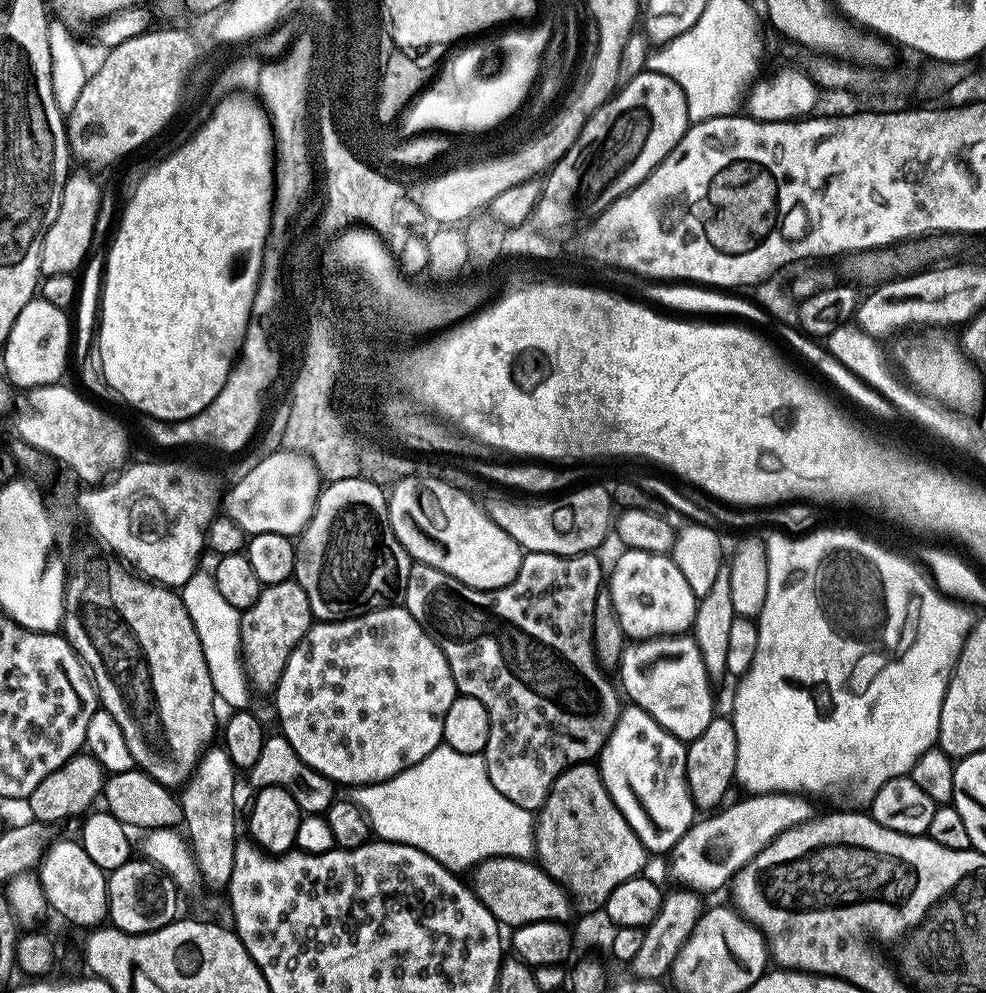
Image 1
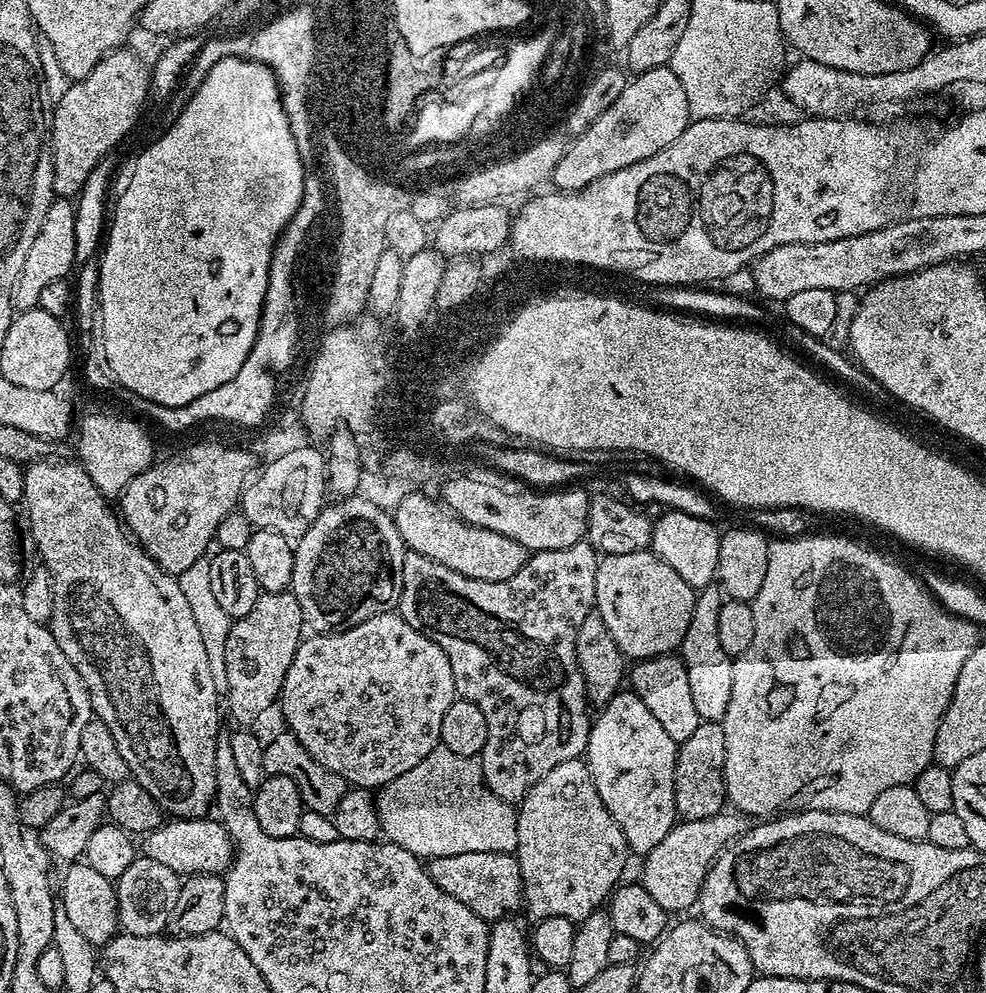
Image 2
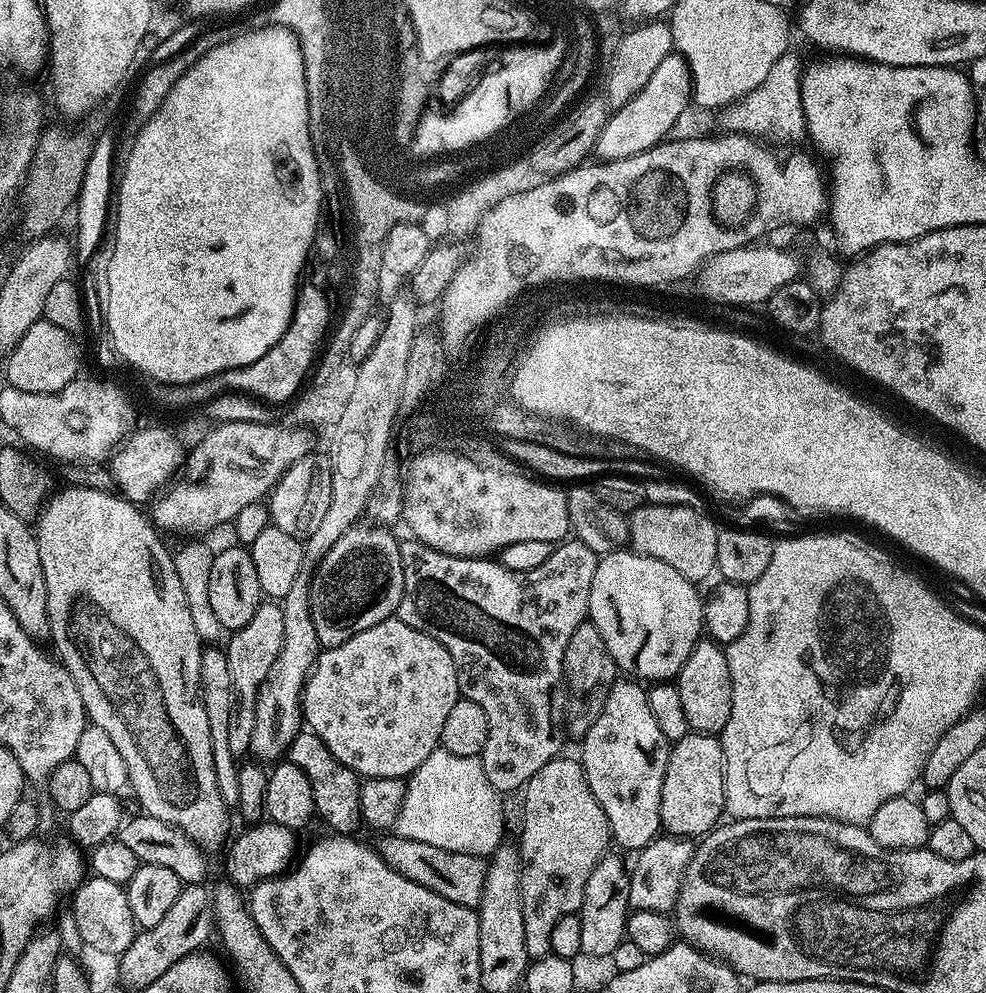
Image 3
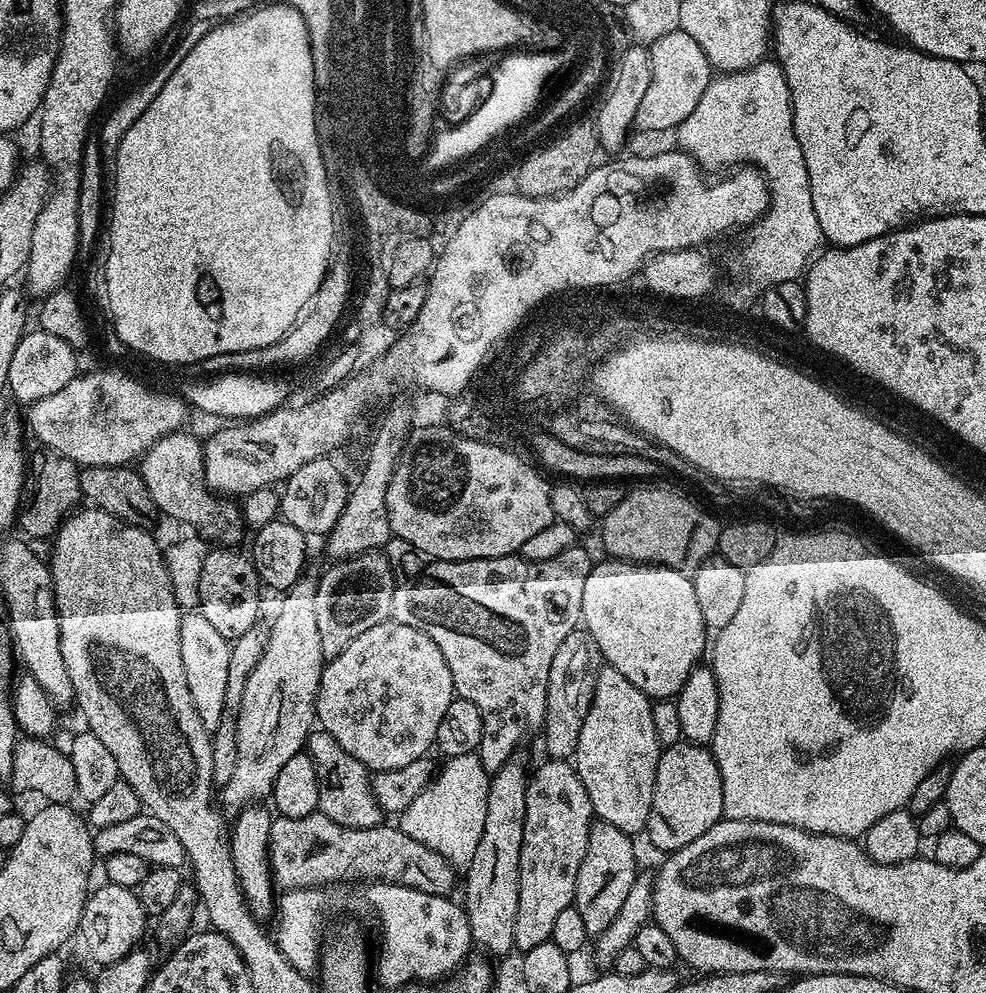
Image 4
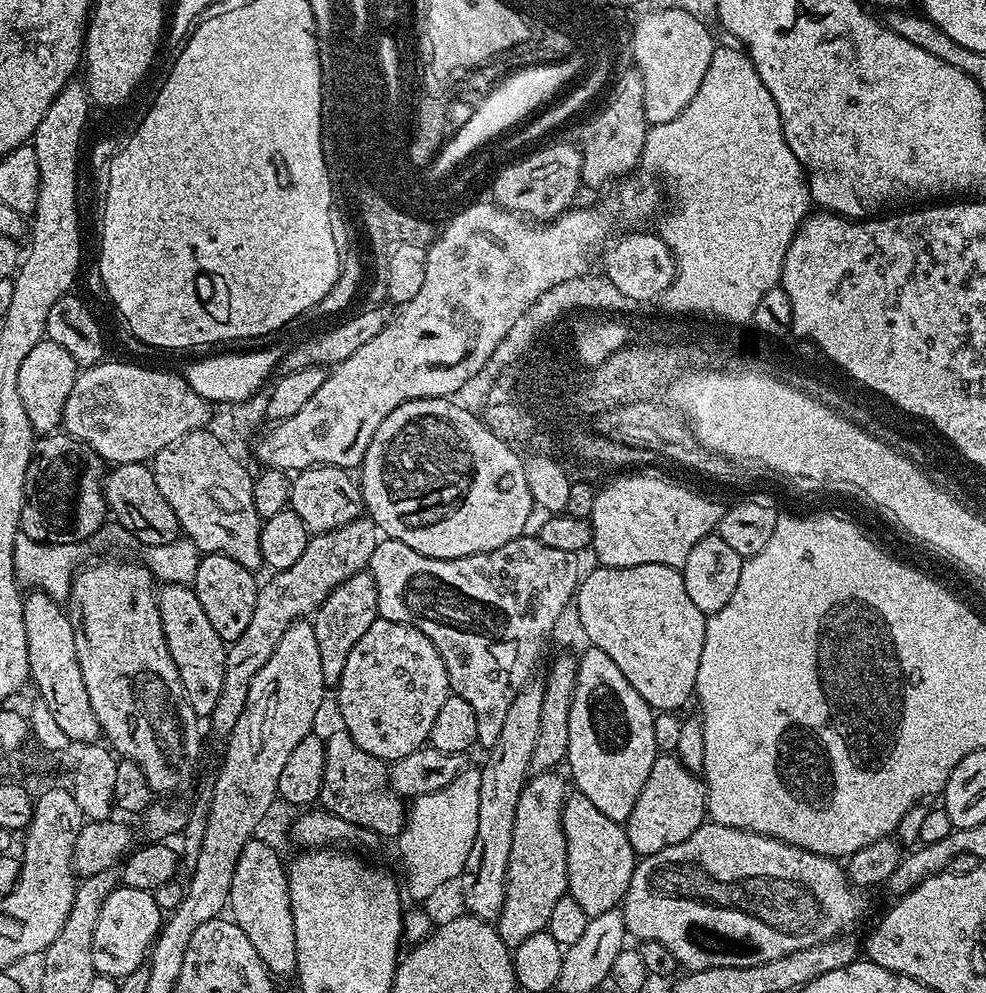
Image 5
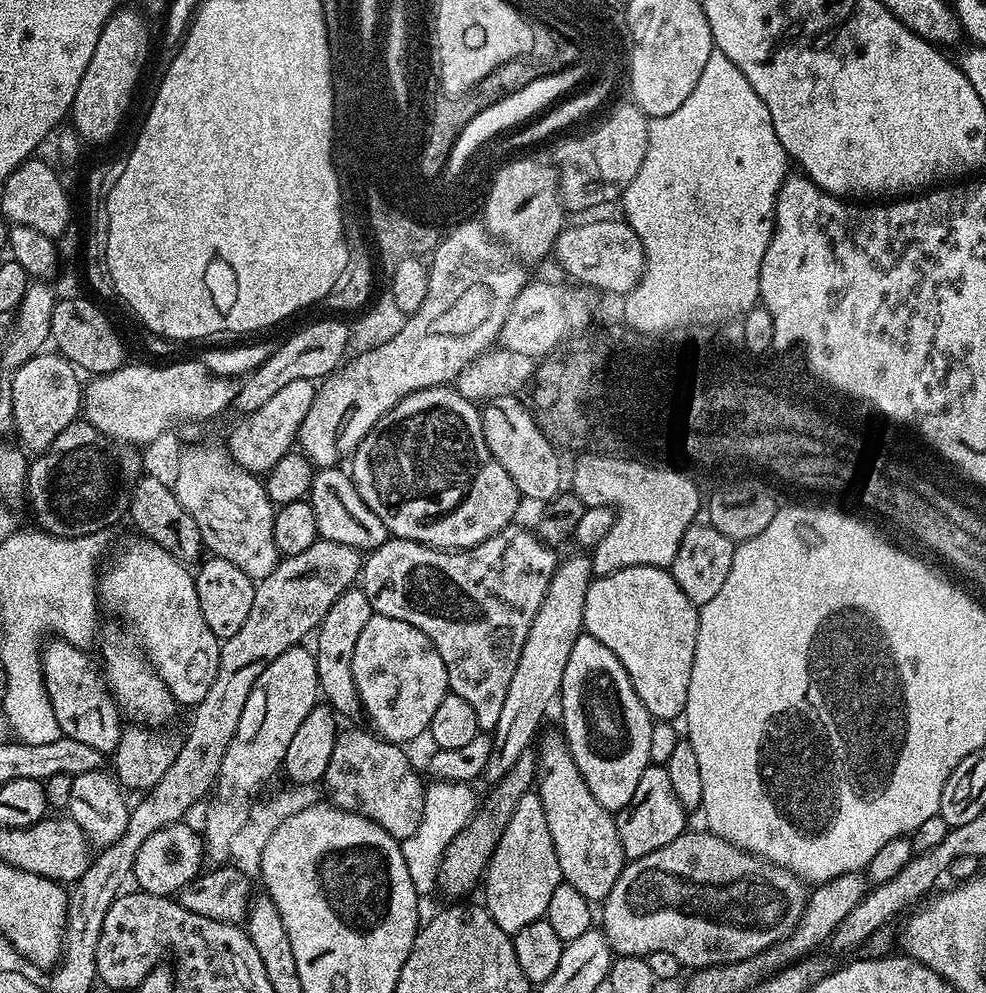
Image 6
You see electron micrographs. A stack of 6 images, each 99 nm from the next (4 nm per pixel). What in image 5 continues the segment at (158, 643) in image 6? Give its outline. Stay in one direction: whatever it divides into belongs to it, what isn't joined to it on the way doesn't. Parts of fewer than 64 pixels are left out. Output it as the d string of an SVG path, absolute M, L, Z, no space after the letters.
M165 583L159 589L158 599L166 646L170 650L170 658L174 658L174 666L178 666L186 698L197 717L211 717L214 706L218 706L218 694L222 694L226 642L218 638L214 626L210 626L191 586Z

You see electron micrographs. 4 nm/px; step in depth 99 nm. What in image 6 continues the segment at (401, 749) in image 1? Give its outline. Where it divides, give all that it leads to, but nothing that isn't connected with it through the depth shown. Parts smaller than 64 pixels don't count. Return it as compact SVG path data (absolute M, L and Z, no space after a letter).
M373 614L370 622L366 622L362 635L358 638L358 646L354 646L352 677L358 690L363 715L372 719L371 727L376 735L401 746L408 746L411 740L418 739L420 735L423 737L427 733L442 698L450 694L448 671L434 642L430 642L430 638L426 638L426 634L418 630L418 626L410 626L410 622L401 622L399 618Z

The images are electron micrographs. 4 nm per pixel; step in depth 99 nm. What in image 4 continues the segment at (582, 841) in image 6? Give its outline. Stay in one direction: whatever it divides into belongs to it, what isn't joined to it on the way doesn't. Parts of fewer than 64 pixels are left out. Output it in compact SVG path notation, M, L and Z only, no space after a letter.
M597 819L588 835L586 854L582 864L578 866L576 879L576 899L574 906L586 925L586 934L595 938L614 922L618 910L622 910L622 902L626 902L626 894L630 894L630 886L634 886L638 869L636 869L636 848L632 845L633 837L627 832L618 830L618 826L610 826L605 820Z

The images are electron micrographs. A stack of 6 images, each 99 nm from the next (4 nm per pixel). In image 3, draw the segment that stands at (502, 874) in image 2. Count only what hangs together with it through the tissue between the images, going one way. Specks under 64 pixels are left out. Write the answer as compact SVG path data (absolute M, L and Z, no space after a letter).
M384 834L378 843L378 851L383 860L398 874L410 878L418 886L426 886L426 890L434 890L434 894L442 894L442 898L450 898L458 906L479 909L482 898L482 886L486 886L485 857L474 854L462 854L454 850L442 850L442 846L429 846L426 842L414 842L399 834Z

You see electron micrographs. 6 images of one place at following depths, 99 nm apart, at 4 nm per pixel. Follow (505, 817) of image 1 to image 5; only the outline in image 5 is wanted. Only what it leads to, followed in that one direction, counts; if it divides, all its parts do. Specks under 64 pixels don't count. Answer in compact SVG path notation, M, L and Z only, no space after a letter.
M474 766L465 767L462 774L458 774L458 778L454 778L454 782L450 782L450 786L442 786L442 790L434 790L434 794L426 794L425 796L417 796L411 801L410 807L406 812L404 822L404 831L398 837L400 843L400 856L404 859L404 866L408 870L408 884L406 880L406 888L413 892L416 896L432 896L439 890L443 884L459 881L460 876L464 873L466 866L466 857L470 855L470 846L474 846L474 834L478 834L478 790L482 786L482 778L480 777L480 768Z

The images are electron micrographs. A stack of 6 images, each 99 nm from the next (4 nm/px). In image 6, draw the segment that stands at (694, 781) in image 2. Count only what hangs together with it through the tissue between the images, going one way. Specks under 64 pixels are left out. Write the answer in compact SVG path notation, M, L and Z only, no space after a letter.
M649 764L646 770L642 770L642 779L634 789L634 798L630 798L621 812L615 813L618 838L625 857L637 860L646 854L654 854L654 850L662 850L666 842L674 842L674 838L686 831L684 816L686 809L678 802L674 786L670 786L670 774L666 774L664 765Z

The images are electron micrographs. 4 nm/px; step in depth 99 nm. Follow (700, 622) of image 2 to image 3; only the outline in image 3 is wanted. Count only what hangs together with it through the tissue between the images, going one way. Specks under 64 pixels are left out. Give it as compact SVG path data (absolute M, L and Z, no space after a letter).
M711 638L700 639L694 646L694 650L690 650L690 658L686 658L686 666L682 666L675 686L682 694L682 710L686 713L689 729L707 736L719 736L720 731L726 726L726 722L730 722L732 713L732 679L730 678L727 651Z

